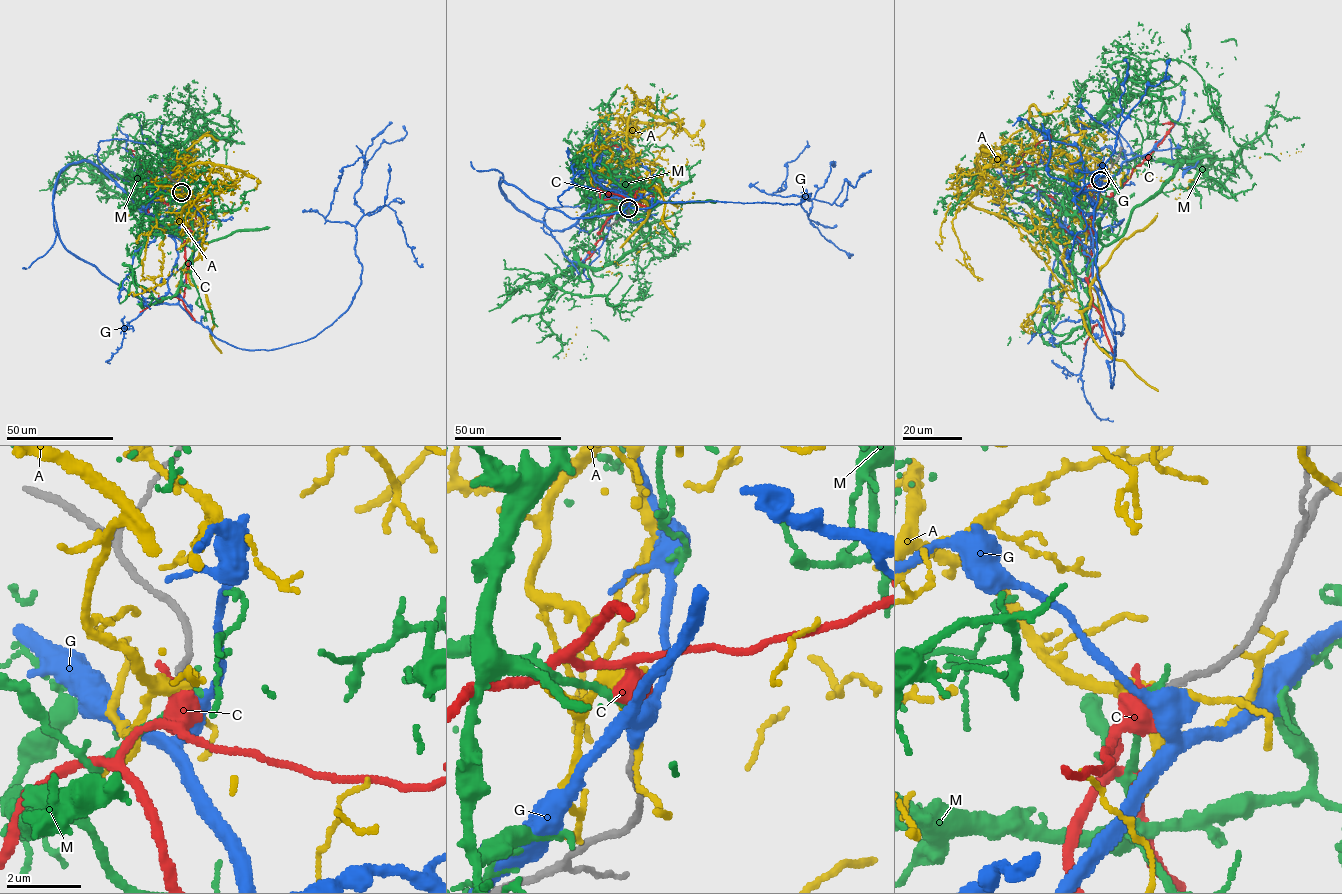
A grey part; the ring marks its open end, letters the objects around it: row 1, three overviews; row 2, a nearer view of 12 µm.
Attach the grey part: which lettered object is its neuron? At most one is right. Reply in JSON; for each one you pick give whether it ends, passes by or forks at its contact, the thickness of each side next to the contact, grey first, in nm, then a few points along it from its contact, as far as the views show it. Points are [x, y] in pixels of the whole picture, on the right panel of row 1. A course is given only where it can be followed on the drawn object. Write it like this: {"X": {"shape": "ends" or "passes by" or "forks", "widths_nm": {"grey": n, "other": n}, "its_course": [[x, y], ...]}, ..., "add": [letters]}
{"C": {"shape": "passes by", "widths_nm": {"grey": 180, "other": 360}, "its_course": [[1100, 179], [1092, 235], [1085, 222], [1062, 214], [1028, 185], [1028, 171], [1014, 175], [1048, 131]]}, "add": ["C"]}

